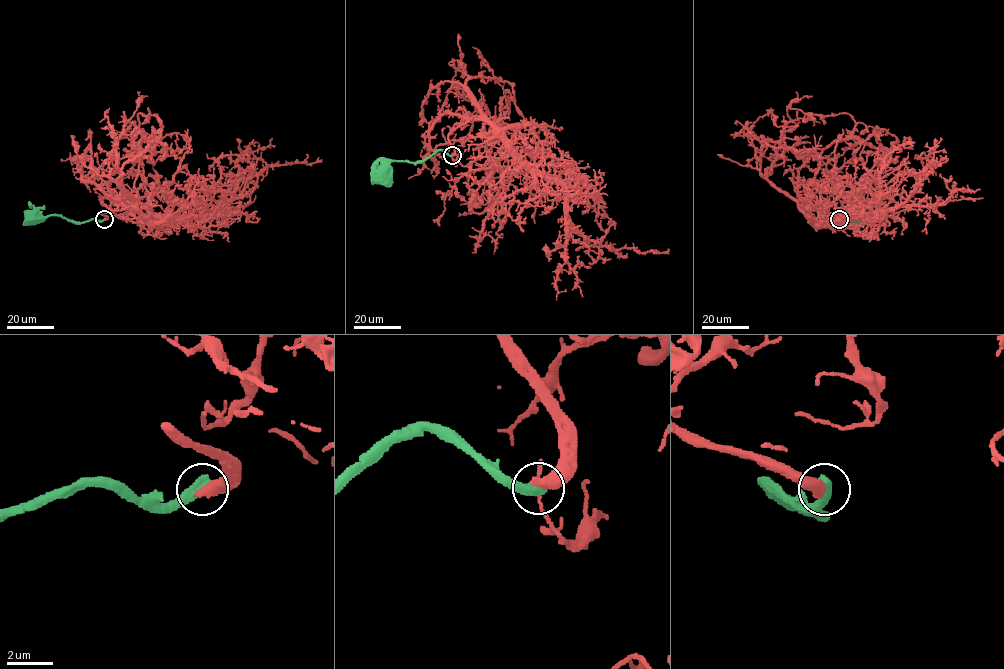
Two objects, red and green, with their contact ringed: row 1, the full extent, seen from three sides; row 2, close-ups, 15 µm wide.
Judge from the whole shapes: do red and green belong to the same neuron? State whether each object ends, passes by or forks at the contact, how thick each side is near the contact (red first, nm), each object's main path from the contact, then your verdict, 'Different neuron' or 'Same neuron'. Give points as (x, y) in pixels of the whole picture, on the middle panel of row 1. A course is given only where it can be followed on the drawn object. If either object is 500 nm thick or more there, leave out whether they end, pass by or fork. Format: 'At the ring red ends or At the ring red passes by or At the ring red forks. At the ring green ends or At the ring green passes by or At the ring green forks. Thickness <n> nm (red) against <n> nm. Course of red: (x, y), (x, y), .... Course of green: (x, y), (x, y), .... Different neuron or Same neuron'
Thickness 550 nm (red) against 550 nm. Course of red: (452, 155), (448, 136), (481, 116), (523, 160), (564, 191), (567, 217), (586, 238), (642, 253), (668, 249). Course of green: (452, 156), (438, 150), (415, 162), (390, 161), (379, 174). Different neuron

